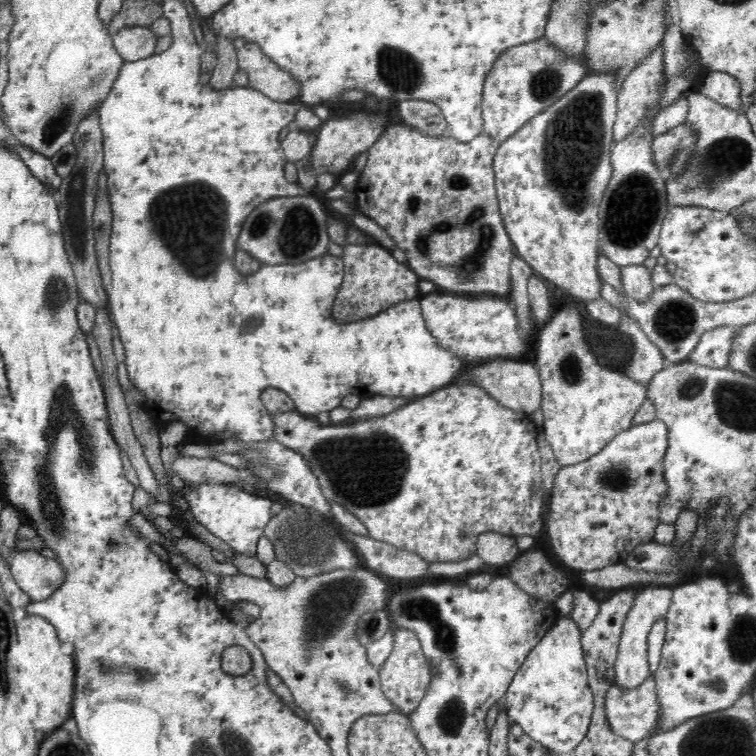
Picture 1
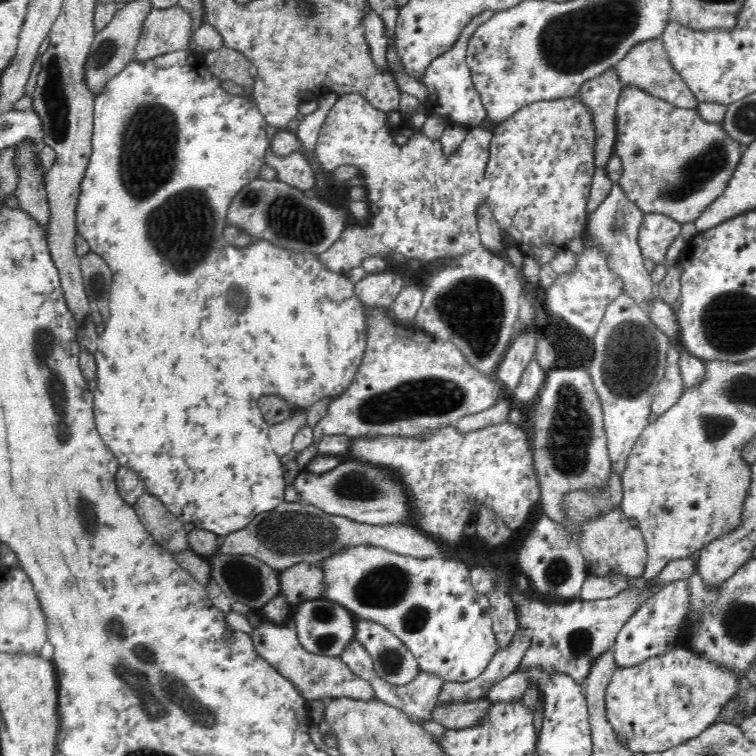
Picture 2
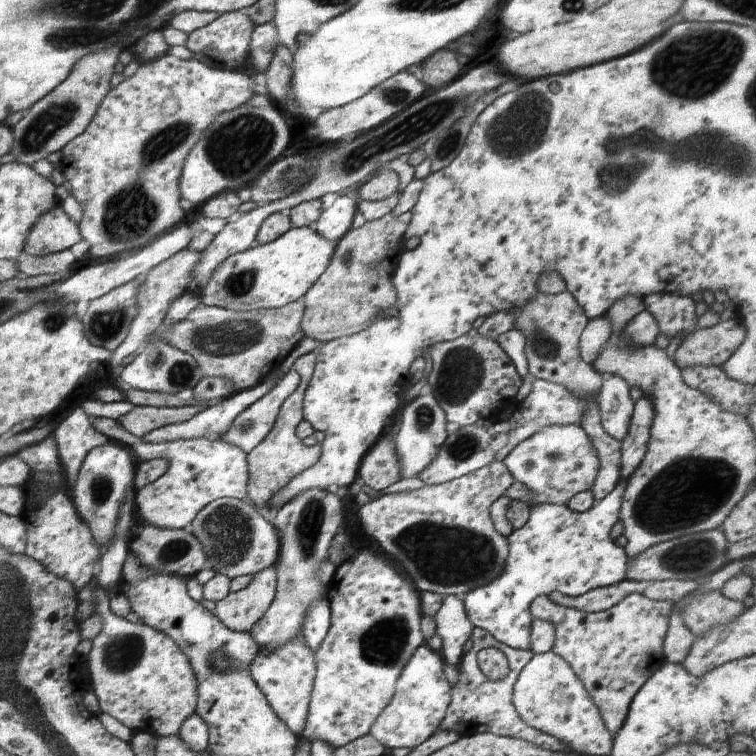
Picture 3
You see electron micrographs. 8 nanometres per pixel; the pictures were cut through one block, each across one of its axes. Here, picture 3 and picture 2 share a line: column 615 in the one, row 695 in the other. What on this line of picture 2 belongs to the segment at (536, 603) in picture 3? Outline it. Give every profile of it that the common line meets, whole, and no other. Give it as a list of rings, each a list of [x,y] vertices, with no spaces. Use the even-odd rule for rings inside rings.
[[[680,646],[666,654],[653,656],[640,664],[614,670],[606,686],[606,718],[614,727],[620,742],[633,753],[657,753],[685,743],[716,723],[724,706],[744,687],[744,678],[733,674],[727,666],[718,666]]]

